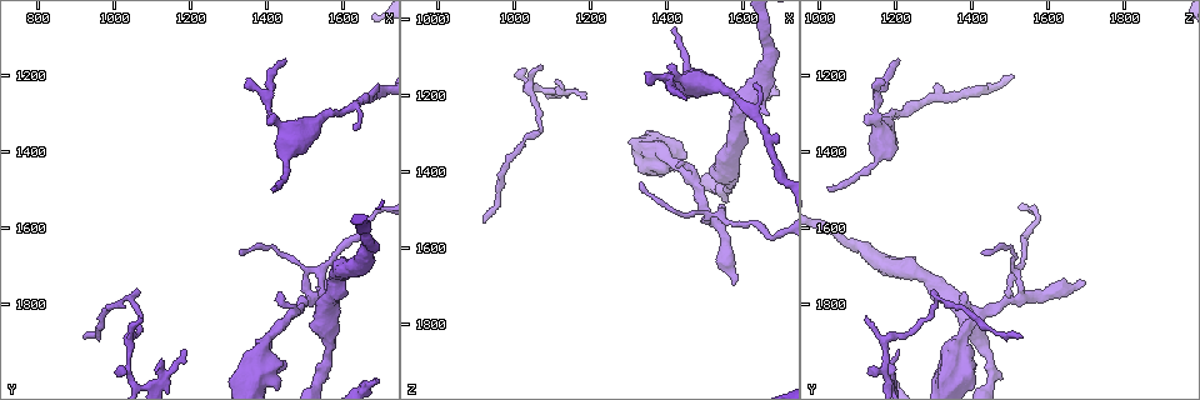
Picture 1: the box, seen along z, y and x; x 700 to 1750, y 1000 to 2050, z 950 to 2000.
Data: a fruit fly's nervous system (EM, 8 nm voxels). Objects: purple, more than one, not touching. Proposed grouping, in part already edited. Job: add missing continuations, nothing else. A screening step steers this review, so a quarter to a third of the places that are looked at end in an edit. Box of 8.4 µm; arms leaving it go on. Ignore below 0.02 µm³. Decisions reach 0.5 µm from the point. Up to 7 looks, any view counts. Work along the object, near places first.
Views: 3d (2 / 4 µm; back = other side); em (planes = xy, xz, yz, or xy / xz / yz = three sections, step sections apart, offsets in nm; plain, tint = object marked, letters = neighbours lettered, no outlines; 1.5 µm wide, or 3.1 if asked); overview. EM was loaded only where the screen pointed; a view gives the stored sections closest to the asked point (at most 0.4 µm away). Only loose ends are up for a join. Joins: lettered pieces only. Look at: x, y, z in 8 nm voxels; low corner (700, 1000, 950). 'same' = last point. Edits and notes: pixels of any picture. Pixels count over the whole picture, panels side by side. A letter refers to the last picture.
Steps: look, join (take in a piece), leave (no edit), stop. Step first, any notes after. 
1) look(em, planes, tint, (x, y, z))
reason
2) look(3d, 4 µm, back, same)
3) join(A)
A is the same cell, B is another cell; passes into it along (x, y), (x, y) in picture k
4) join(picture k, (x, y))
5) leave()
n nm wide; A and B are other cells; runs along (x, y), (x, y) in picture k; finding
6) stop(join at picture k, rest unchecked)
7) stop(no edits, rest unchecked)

look(3d, 2 µm, (1575, 1740, 1690))
an open end

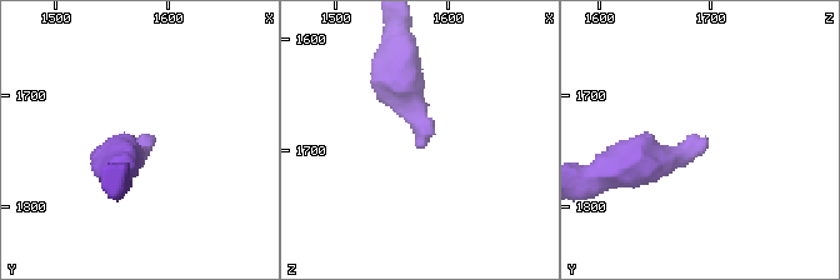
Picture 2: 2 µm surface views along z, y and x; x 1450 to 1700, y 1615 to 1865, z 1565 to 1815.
look(em, planes, letters, (1574, 1740, 1698))

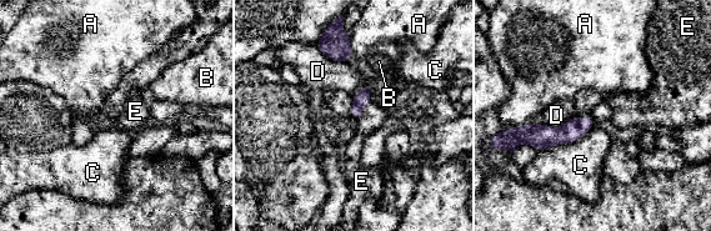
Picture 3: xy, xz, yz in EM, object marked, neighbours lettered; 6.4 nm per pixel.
join(E)
E is the same cell, A, B, C and D are other cells; passes into it along (361, 99), (362, 111), (374, 116) in picture 3; it goes on there

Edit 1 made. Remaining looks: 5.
look(3d, 4 µm, (1190, 1915, 1215))
an open end

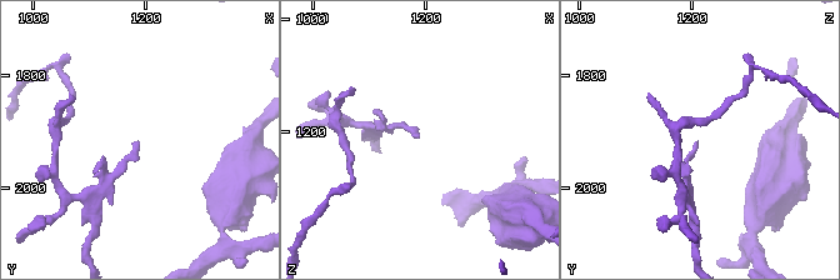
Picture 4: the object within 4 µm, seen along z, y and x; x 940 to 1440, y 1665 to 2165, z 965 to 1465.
look(em, planes, letters, (1190, 1915, 1210))

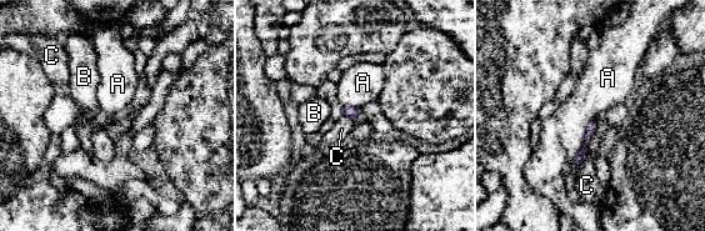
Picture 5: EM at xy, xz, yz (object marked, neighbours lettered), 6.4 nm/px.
leave()
A, B and C are other cells; runs along (593, 125), (584, 150), (575, 162) in picture 5; no lettered piece goes on from it

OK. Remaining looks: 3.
look(em, planes, plain, (1415, 1500, 1025))
branch stops here

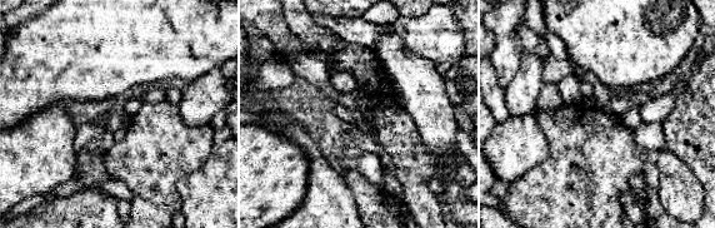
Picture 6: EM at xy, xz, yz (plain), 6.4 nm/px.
look(em, planes, letters, same)
what lies round it

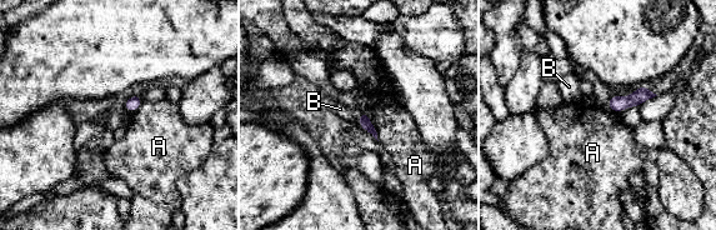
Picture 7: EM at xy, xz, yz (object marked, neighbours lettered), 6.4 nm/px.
leave()
A and B are other cells; border along (375, 130), (379, 140) in picture 7; no lettered piece goes on from it

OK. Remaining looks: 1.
stop(join at picture 3, rest unchecked)

